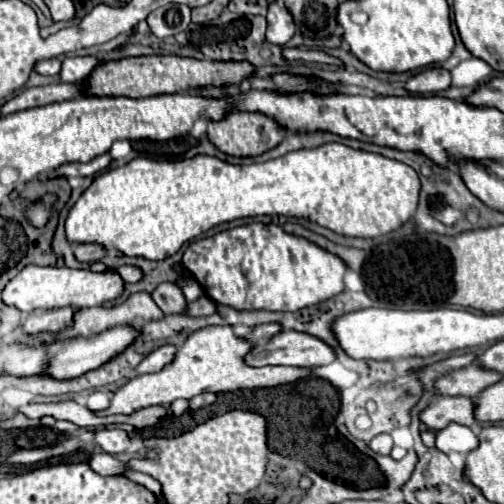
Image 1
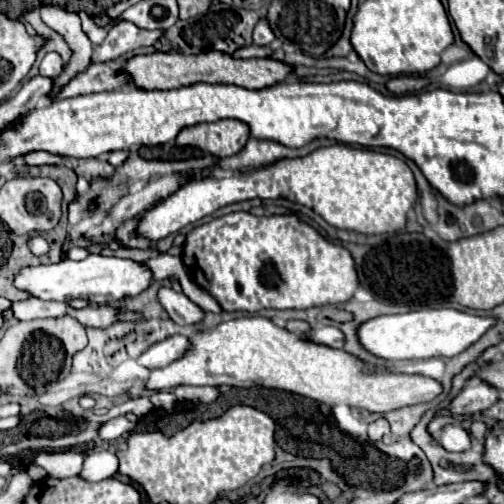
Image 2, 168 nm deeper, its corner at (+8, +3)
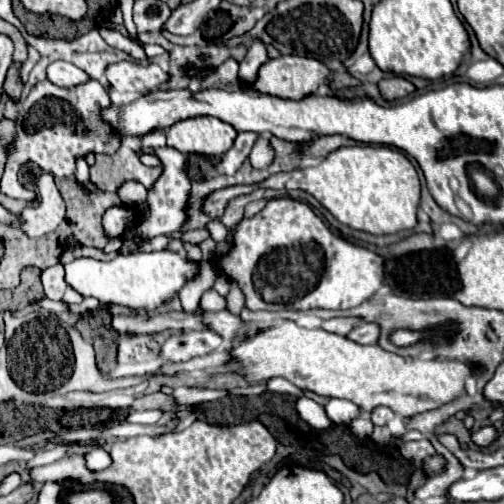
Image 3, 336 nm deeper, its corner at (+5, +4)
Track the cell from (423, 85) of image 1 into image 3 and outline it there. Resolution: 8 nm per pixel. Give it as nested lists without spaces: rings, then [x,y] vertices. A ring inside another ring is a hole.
[[[395,76],[395,78],[381,80],[379,82],[379,90],[387,100],[399,100],[399,98],[405,98],[405,96],[413,94],[415,92],[415,84],[405,80],[405,78],[401,78],[401,76]]]

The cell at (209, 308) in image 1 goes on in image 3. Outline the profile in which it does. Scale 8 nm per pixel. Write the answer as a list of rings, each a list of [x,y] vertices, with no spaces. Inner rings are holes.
[[[211,288],[201,296],[201,308],[203,310],[227,310],[227,300],[217,290]]]

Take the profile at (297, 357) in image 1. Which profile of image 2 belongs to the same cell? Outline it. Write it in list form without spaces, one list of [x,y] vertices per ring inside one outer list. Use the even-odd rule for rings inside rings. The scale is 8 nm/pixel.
[[[320,327],[312,329],[312,333],[306,335],[314,343],[322,343],[328,347],[344,347],[344,333],[338,327]]]

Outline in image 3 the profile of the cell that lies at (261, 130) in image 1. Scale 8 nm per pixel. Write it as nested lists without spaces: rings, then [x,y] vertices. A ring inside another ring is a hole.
[[[189,118],[167,130],[167,146],[183,154],[195,152],[205,156],[225,154],[237,138],[237,130],[219,118]]]

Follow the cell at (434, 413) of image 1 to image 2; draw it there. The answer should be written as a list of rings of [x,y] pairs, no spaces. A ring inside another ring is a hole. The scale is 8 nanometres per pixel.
[[[470,379],[462,393],[452,401],[454,415],[478,415],[500,399],[500,391],[482,379]]]

